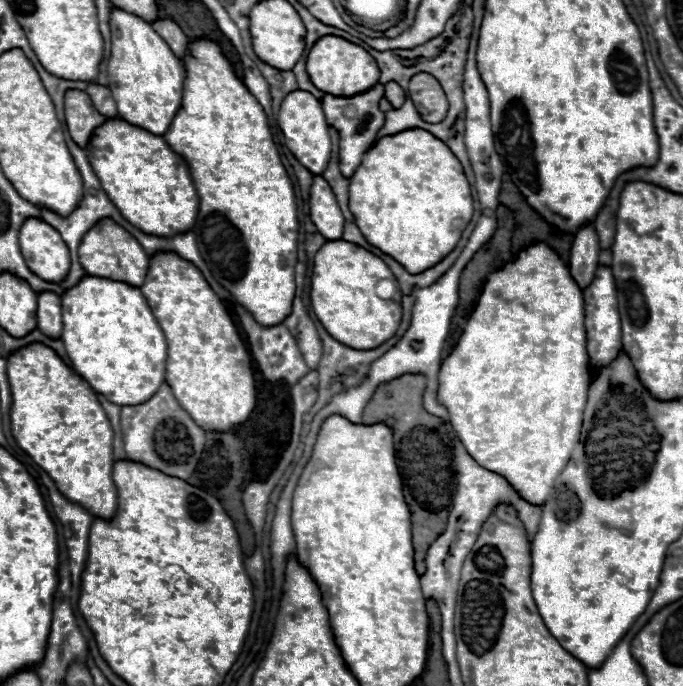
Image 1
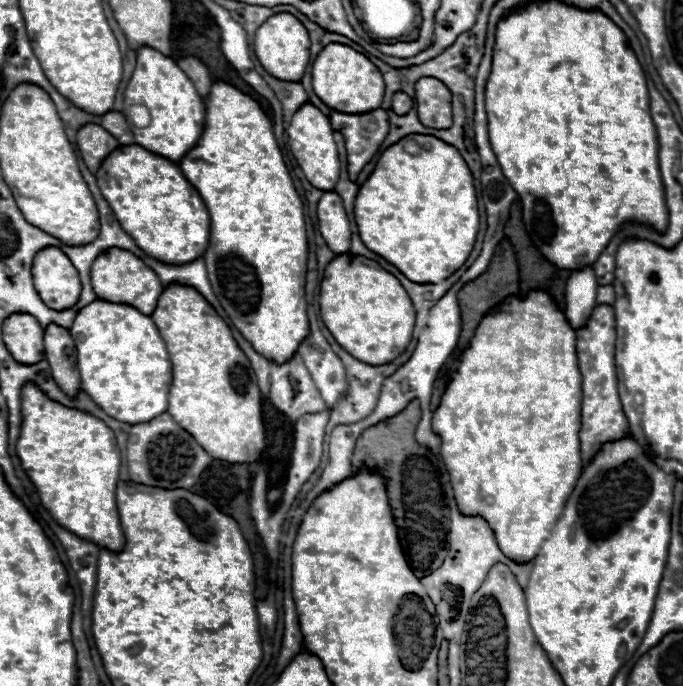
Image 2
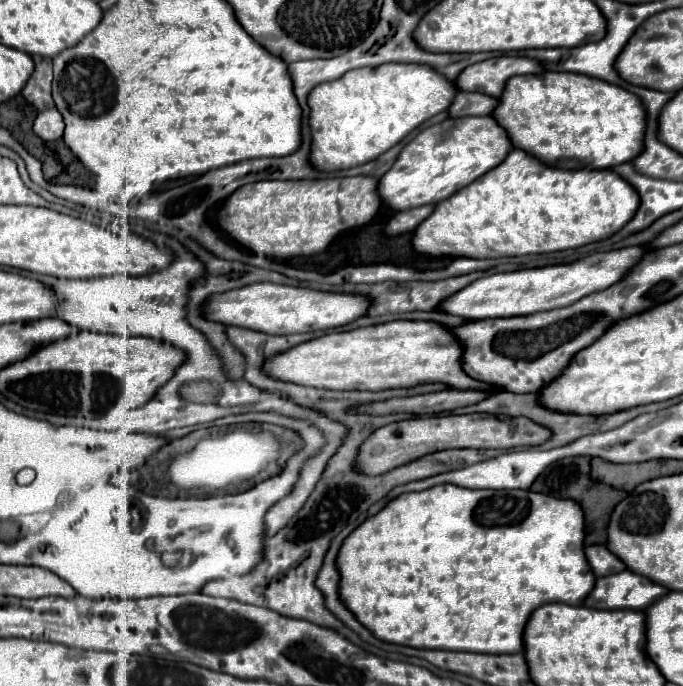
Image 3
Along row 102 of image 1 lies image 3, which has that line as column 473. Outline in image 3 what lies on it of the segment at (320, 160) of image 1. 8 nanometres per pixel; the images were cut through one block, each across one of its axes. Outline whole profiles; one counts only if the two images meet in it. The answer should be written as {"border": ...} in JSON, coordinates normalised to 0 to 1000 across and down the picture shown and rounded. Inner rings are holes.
{"border":[[[922,359],[922,362],[893,364],[893,367],[873,367],[837,385],[773,391],[773,394],[709,402],[703,408],[694,408],[682,420],[665,426],[665,431],[656,431],[653,437],[647,437],[647,443],[641,443],[641,452],[662,461],[682,464],[682,466],[709,466],[709,464],[773,461],[782,455],[826,449],[914,405],[914,399],[940,376],[943,367],[949,367],[943,359]]]}

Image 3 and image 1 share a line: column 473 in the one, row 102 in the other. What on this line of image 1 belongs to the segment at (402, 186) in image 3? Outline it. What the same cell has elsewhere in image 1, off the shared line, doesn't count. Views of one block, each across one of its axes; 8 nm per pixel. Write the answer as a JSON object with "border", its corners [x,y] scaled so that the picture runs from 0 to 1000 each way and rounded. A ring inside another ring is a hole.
{"border":[[[164,12],[161,44],[164,79],[158,87],[158,117],[176,172],[202,187],[211,187],[220,195],[240,198],[266,155],[266,131],[272,114],[269,93],[223,44],[223,38],[196,20]]]}

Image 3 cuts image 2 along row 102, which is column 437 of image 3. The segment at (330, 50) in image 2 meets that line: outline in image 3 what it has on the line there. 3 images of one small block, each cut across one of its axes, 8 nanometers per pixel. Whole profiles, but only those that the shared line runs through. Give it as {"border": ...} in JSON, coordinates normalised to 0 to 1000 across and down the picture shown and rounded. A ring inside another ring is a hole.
{"border":[[[580,466],[442,499],[392,522],[384,539],[401,554],[471,569],[600,566],[627,554],[656,554],[650,560],[671,569],[701,567],[703,557],[676,539],[673,522],[676,504],[656,478],[618,466]]]}

